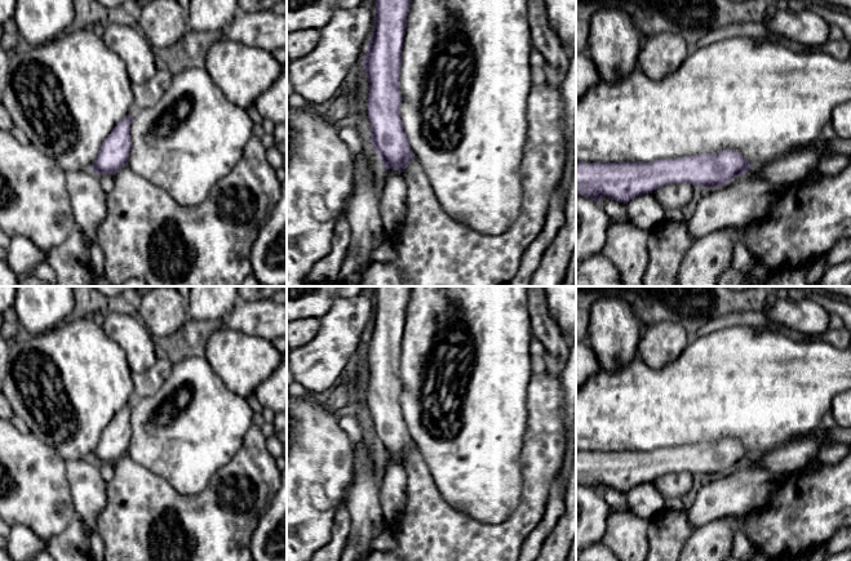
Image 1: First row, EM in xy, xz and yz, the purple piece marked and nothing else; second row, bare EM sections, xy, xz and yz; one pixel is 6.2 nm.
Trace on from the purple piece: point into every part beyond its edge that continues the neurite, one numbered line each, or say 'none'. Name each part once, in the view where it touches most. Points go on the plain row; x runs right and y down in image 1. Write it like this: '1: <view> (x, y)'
none

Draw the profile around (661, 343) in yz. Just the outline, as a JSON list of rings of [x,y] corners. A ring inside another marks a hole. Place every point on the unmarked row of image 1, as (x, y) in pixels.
[[[656,322],[643,328],[638,356],[651,369],[662,369],[674,362],[691,340],[691,334],[678,322]]]

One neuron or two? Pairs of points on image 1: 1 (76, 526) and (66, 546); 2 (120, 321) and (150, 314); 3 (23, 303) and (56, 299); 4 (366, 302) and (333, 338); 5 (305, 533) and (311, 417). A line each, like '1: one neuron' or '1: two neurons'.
1: one neuron
2: two neurons
3: one neuron
4: one neuron
5: one neuron

